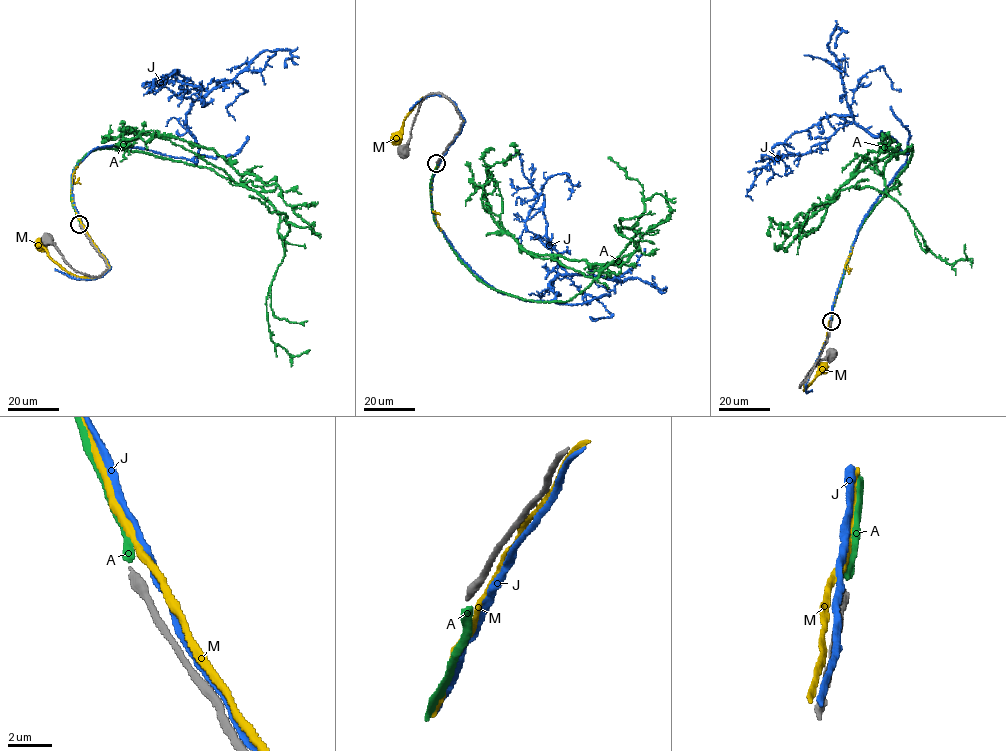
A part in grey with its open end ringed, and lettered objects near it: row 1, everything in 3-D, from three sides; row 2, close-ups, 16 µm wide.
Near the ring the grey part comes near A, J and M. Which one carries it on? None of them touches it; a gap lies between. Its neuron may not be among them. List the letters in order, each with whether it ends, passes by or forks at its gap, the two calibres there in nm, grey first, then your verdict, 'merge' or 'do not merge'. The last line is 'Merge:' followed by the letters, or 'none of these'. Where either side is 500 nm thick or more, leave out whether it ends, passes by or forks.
A: it ends there; 280 nm thick on the grey side, 360 nm on the other; merge
J: it passes by; 280 nm thick on the grey side, 280 nm on the other; do not merge
M: it passes by; 280 nm thick on the grey side, 280 nm on the other; do not merge
Merge: A

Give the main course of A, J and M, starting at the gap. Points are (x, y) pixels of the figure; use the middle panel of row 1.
A: (437, 164), (434, 220), (474, 275), (504, 292), (570, 300), (635, 235), (636, 222), (614, 224), (654, 244)
J: (439, 163), (439, 227), (526, 301), (559, 295), (555, 256), (525, 221), (554, 175), (567, 199)
M: (438, 163), (463, 121), (450, 99), (430, 95), (419, 101), (406, 117), (397, 139)

